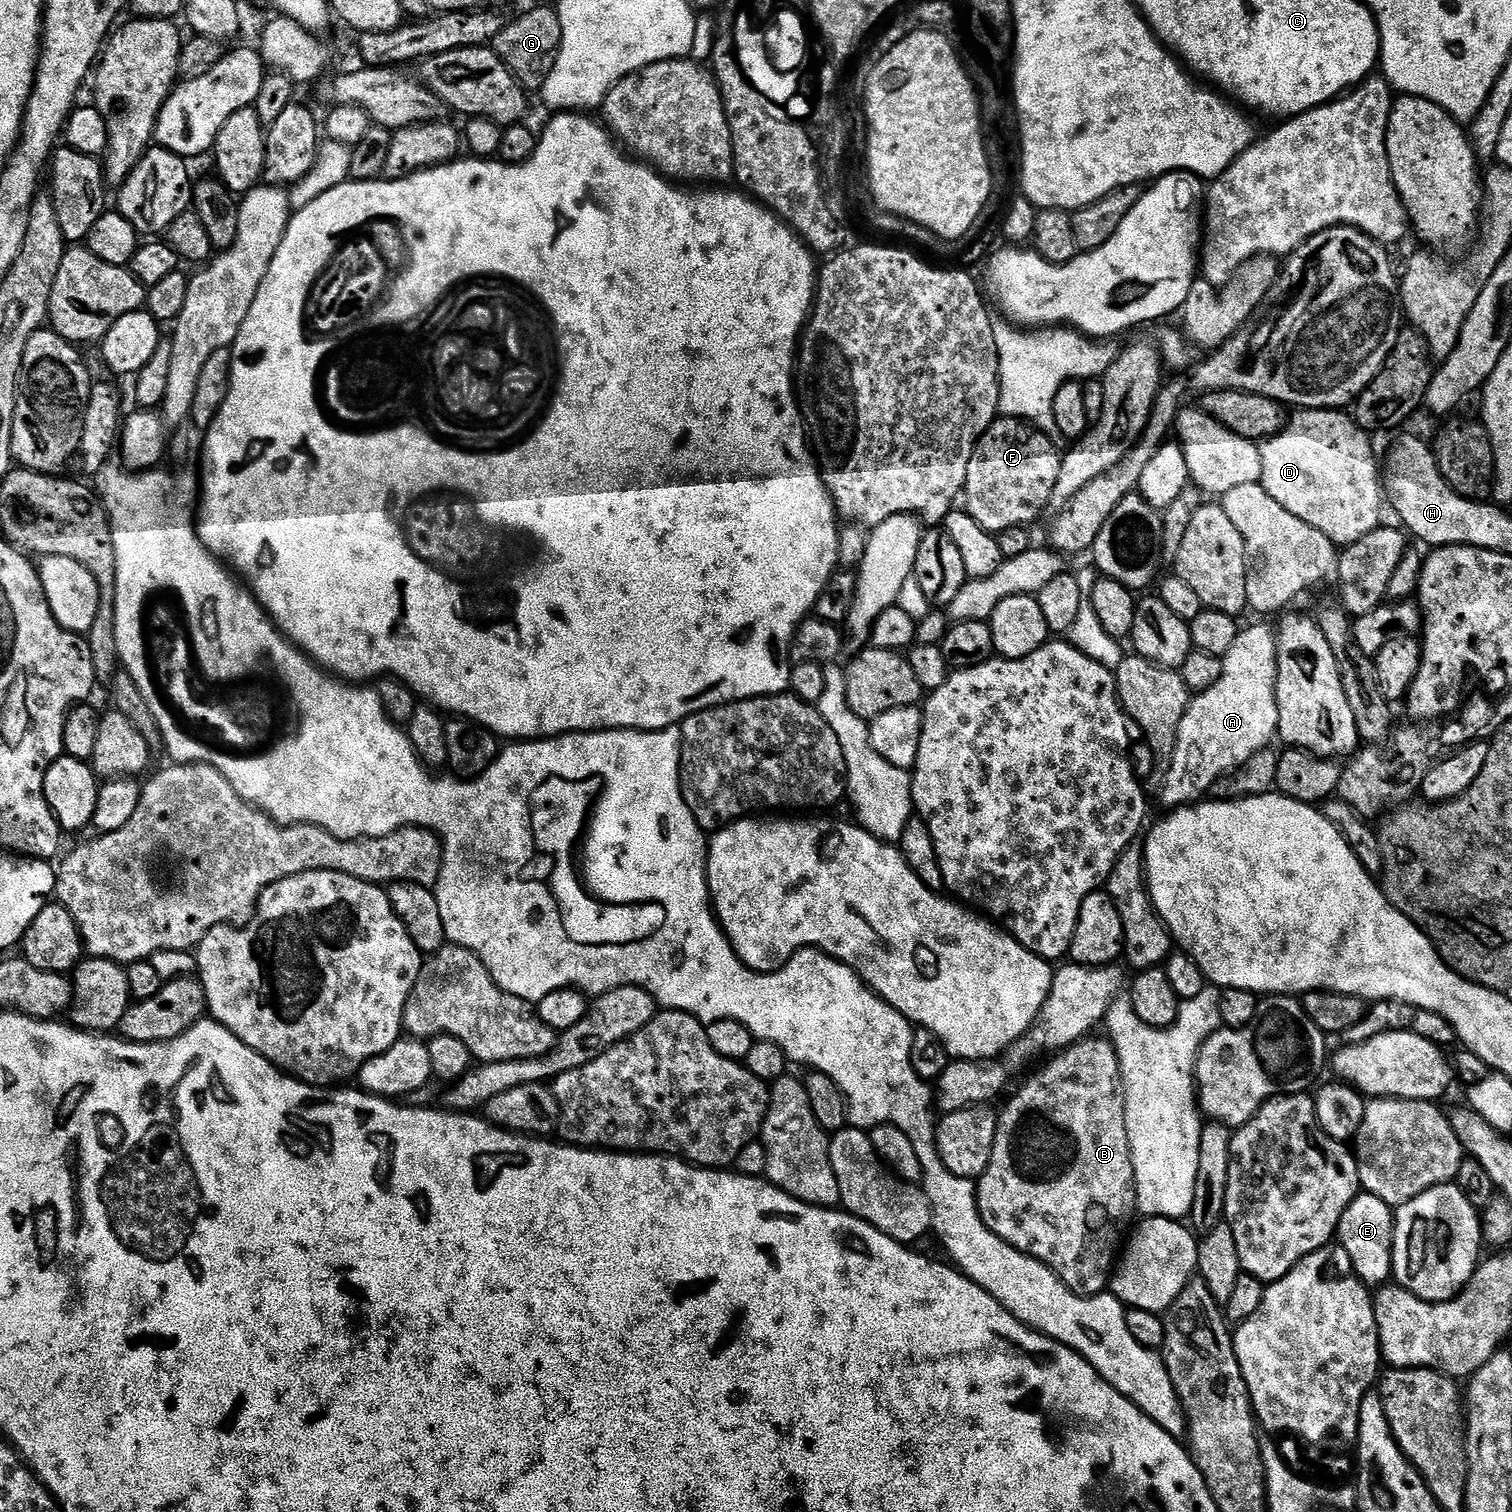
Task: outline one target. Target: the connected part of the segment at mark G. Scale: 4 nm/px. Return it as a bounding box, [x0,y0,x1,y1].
[490,7,562,90]

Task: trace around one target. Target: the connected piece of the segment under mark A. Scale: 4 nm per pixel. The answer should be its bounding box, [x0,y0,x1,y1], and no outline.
[1160,624,1278,809]

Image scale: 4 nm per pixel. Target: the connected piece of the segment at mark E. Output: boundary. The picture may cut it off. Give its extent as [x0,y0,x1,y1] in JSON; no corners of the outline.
[1338,1191,1396,1286]

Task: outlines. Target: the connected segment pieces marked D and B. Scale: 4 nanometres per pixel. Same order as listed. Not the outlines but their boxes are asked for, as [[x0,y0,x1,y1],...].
[[1259,408,1386,546],[976,1038,1138,1296]]

